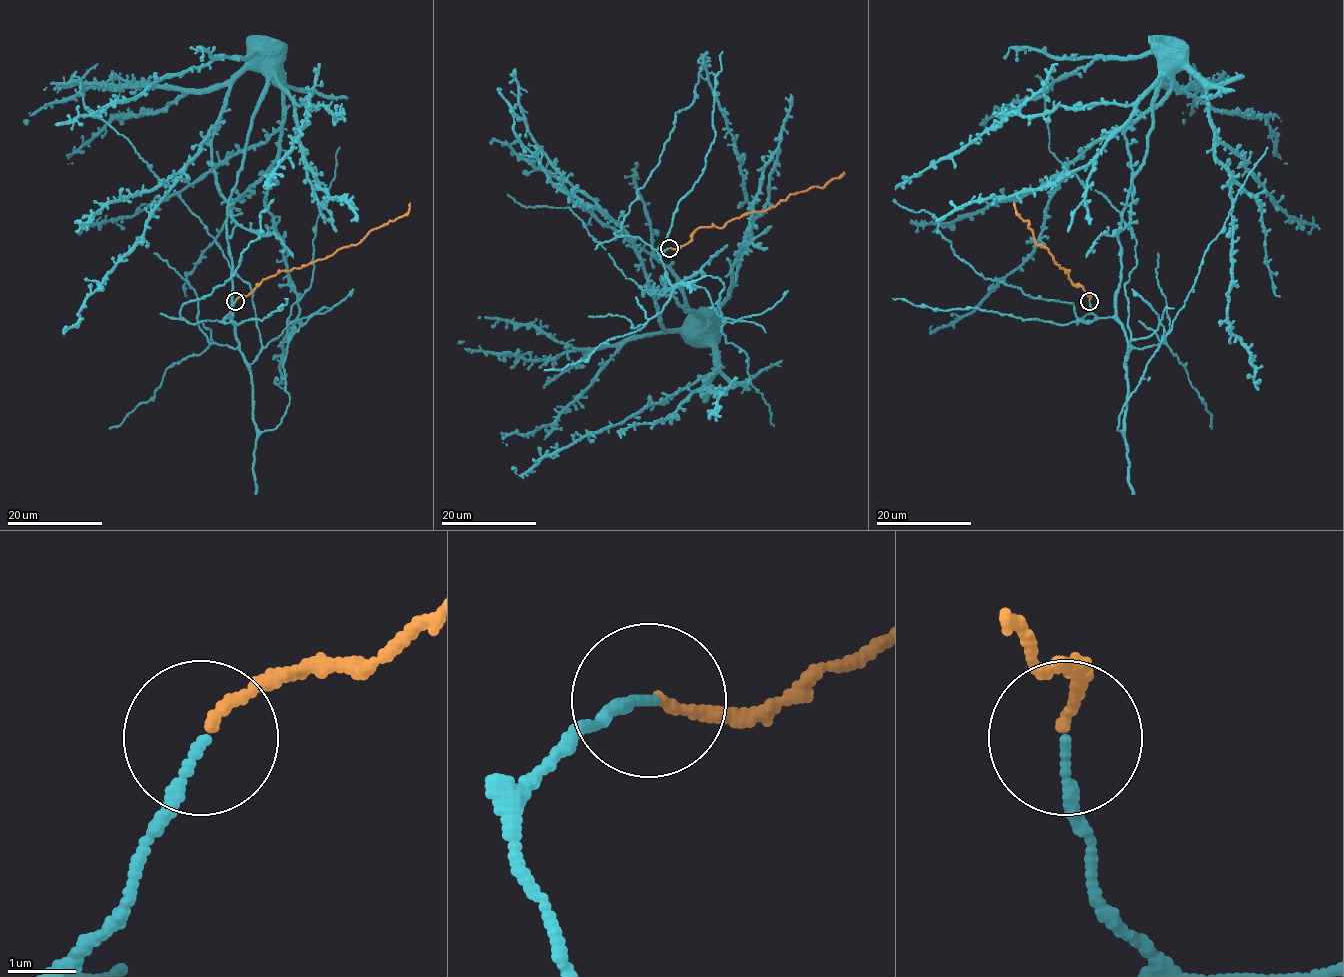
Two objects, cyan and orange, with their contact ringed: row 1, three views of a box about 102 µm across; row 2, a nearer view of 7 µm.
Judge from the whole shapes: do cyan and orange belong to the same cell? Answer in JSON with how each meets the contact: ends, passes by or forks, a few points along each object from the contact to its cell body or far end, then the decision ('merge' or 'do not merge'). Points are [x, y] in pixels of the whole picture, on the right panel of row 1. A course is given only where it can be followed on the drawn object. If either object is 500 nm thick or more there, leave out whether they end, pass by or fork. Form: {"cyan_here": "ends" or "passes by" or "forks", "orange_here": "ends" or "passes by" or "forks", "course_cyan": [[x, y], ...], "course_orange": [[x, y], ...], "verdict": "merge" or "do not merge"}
{"cyan_here": "ends", "orange_here": "ends", "course_cyan": [[1089, 301], [1099, 318], [1115, 314], [1118, 228], [1157, 87], [1187, 68], [1229, 172], [1229, 330], [1258, 389]], "course_orange": [[1089, 300], [1048, 250], [1035, 244], [1028, 222], [1015, 211], [1014, 203]], "verdict": "do not merge"}

